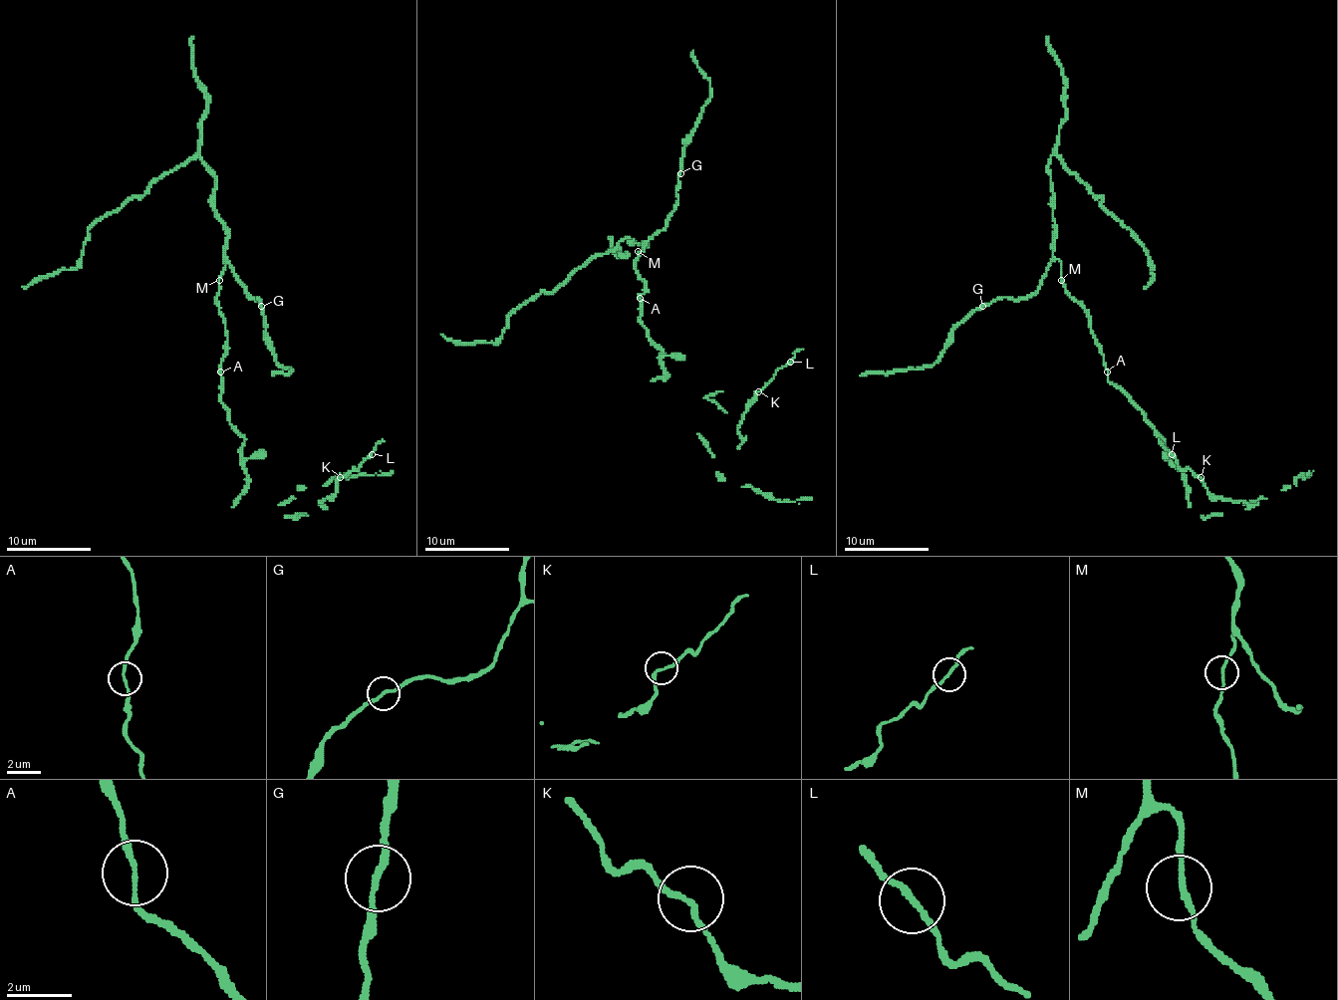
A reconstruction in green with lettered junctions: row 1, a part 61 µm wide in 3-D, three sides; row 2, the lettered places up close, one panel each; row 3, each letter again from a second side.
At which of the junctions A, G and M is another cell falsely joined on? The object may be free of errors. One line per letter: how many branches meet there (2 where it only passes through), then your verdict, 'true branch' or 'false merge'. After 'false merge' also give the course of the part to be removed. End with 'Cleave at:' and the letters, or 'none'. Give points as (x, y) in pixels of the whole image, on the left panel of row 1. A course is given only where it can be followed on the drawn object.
A: 2 branches meet; false merge
G: 2 branches meet; true branch
M: 2 branches meet; true branch
Cleave at: A

